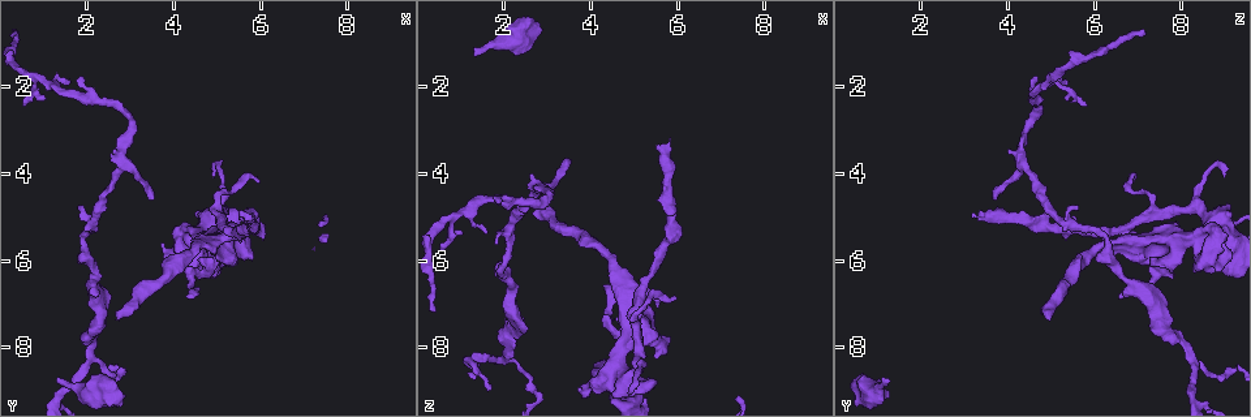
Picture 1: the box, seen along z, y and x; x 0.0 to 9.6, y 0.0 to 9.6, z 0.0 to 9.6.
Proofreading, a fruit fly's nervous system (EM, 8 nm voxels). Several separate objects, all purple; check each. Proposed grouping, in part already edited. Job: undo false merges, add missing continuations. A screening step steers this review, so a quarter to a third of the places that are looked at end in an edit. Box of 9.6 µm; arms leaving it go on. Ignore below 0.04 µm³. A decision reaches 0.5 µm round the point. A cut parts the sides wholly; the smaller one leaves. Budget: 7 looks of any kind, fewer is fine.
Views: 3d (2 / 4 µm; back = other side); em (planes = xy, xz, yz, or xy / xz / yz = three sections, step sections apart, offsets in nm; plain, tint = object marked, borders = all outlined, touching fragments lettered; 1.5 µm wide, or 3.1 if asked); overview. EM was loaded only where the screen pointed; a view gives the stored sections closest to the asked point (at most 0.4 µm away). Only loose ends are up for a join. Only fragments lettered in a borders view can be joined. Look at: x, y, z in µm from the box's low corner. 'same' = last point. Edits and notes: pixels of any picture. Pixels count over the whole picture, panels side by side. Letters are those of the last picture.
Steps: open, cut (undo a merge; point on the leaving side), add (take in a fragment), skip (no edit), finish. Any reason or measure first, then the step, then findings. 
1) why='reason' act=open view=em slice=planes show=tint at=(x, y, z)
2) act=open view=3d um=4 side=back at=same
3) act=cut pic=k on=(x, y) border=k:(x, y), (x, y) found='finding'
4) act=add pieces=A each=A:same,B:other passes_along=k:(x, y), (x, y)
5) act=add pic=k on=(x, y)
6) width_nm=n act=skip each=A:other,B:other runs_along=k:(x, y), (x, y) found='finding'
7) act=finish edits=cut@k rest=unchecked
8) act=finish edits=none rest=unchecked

why='an open end' act=open view=em slice=planes show=borders at=(5.80, 5.90, 7.85)

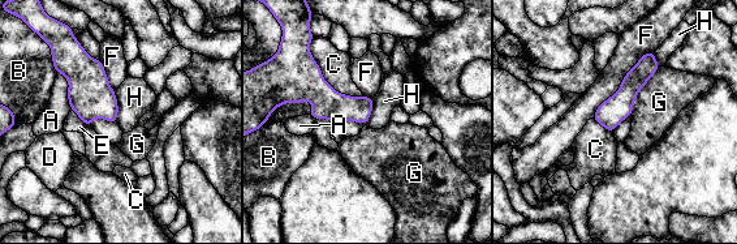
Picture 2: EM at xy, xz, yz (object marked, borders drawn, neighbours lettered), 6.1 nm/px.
width_nm=170 act=skip each=A:other,B:other,C:other,D:other,E:other,F:other,G:other,H:other runs_along=2:(651, 55), (610, 115), (610, 127) found='no lettered fragment goes on from it'

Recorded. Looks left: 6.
why='stops while still wide' act=open view=em slice=xy step=4 show=tint at=(2.80, 9.15, 0.60)

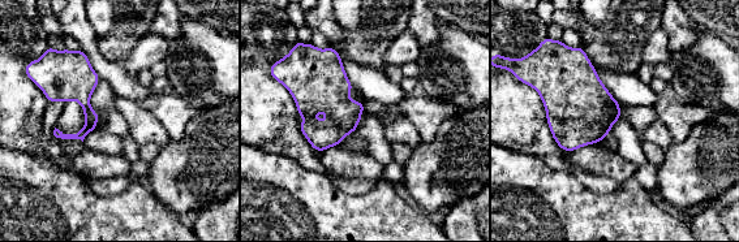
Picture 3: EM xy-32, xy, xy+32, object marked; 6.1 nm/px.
why='cut it another way' act=open view=em slice=planes show=borders at=same

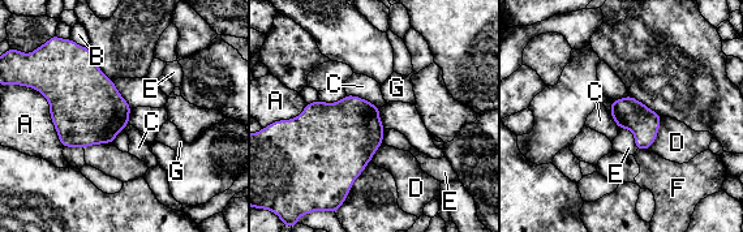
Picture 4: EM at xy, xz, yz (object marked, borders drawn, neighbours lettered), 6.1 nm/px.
act=skip each=A:other,B:other,C:other,D:other,E:other,F:other,G:other border=4:(347, 94), (355, 94), (379, 107) found='none of them fits'

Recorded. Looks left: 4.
why='free end' act=open view=em slice=xz step=8 show=borders at=(1.80, 1.75, 4.55)

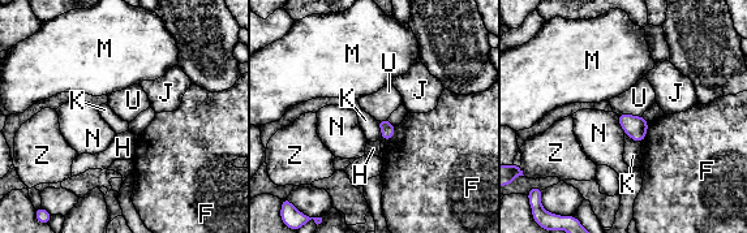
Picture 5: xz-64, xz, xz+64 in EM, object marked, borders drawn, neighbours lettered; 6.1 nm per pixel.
act=skip each=F:other,H:other,J:other,K:other,M:other,N:other,U:other,Z:other border=5:(618, 113), (642, 116) found='no lettered fragment goes on from it'

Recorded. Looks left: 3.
act=finish edits=none rest=unchecked

